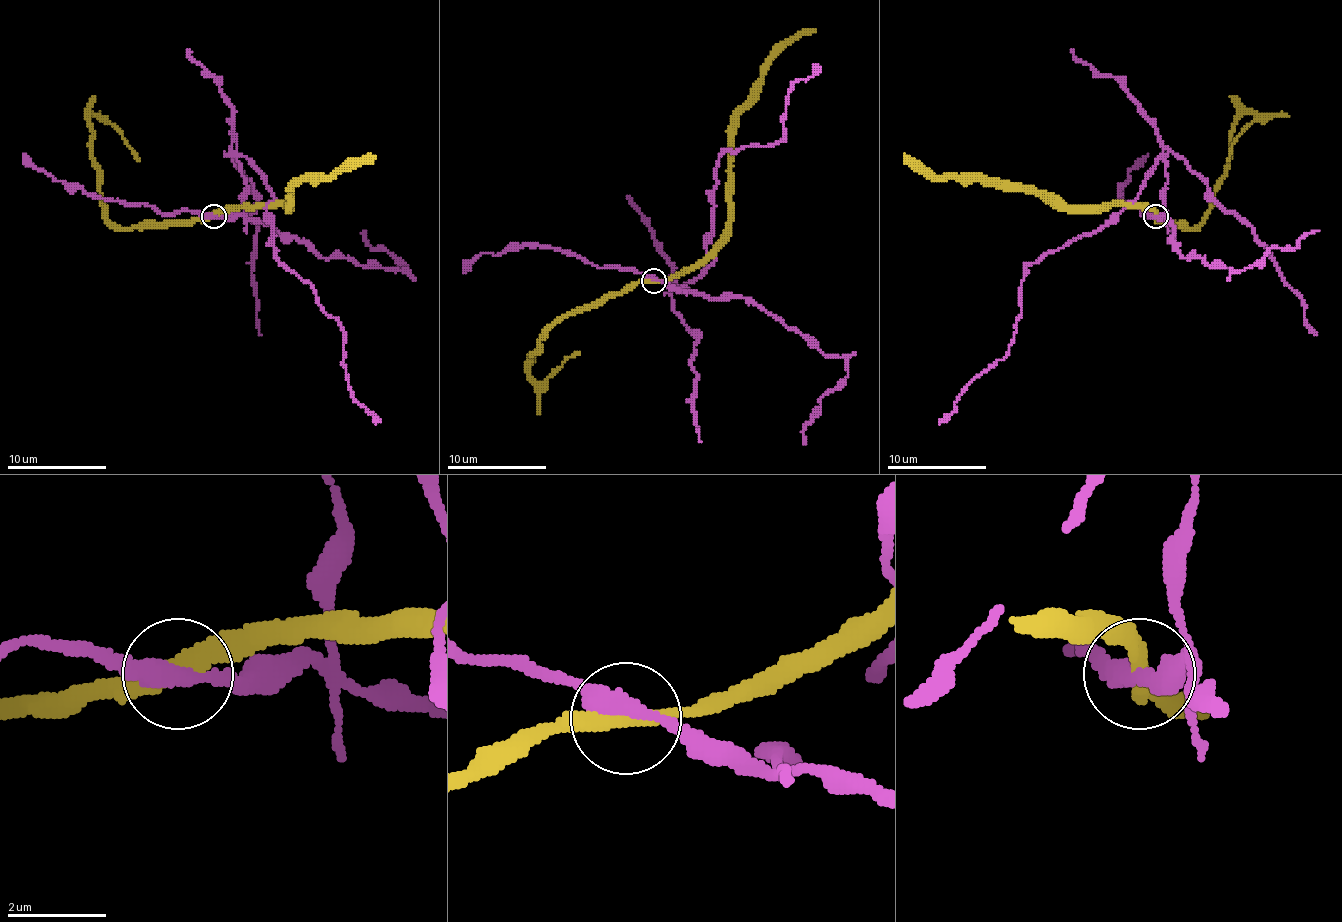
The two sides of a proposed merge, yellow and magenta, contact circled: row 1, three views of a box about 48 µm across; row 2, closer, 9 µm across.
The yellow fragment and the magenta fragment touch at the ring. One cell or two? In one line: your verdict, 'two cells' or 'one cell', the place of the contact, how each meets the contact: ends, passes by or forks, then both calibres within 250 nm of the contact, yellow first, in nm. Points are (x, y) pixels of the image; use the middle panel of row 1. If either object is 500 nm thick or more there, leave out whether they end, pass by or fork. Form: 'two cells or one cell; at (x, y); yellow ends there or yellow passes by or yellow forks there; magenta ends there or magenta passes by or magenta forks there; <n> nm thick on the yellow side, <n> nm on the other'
two cells; at (653, 281); yellow passes by; magenta passes by; 360 nm thick on the yellow side, 360 nm on the other

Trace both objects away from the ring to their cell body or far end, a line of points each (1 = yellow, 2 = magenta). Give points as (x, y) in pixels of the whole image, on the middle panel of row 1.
1: (654, 280), (689, 272), (721, 238), (731, 215), (731, 129), (736, 114), (773, 59), (815, 29)
2: (654, 280), (686, 290), (676, 287), (713, 260), (706, 243), (716, 161), (780, 141), (788, 91), (815, 64)

